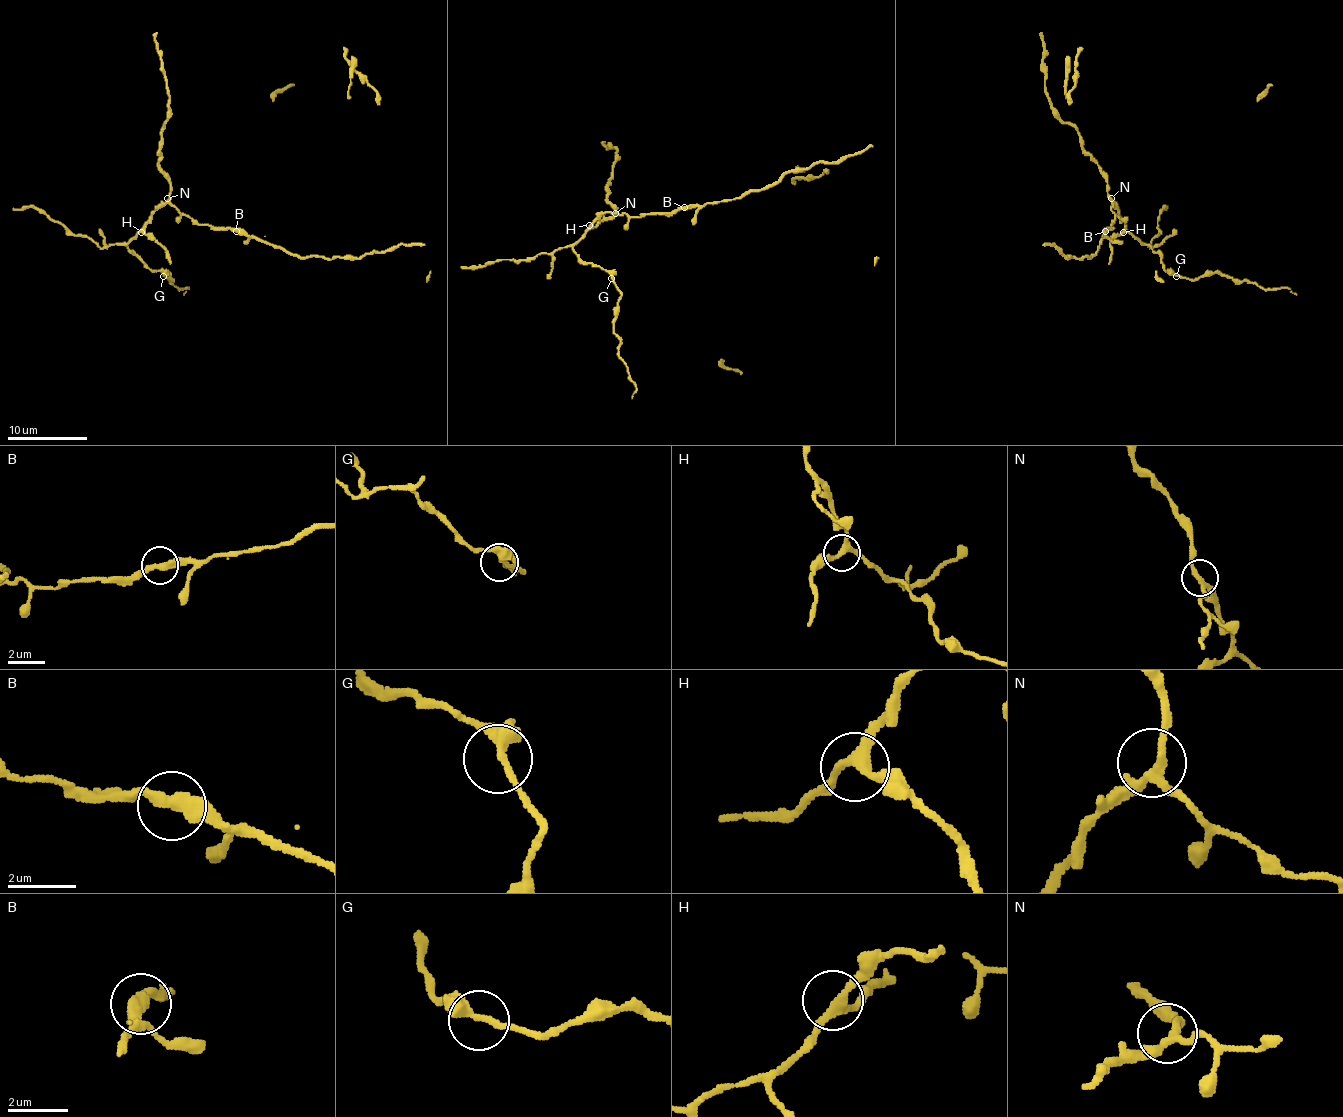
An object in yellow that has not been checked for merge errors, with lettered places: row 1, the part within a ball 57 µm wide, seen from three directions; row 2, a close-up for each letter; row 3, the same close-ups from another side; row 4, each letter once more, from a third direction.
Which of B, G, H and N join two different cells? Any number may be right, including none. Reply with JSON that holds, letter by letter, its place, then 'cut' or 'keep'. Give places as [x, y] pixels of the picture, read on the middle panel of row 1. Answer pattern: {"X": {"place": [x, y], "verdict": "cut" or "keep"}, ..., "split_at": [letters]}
{"B": {"place": [684, 207], "verdict": "keep"}, "G": {"place": [611, 278], "verdict": "keep"}, "H": {"place": [589, 225], "verdict": "keep"}, "N": {"place": [615, 213], "verdict": "keep"}, "split_at": []}

